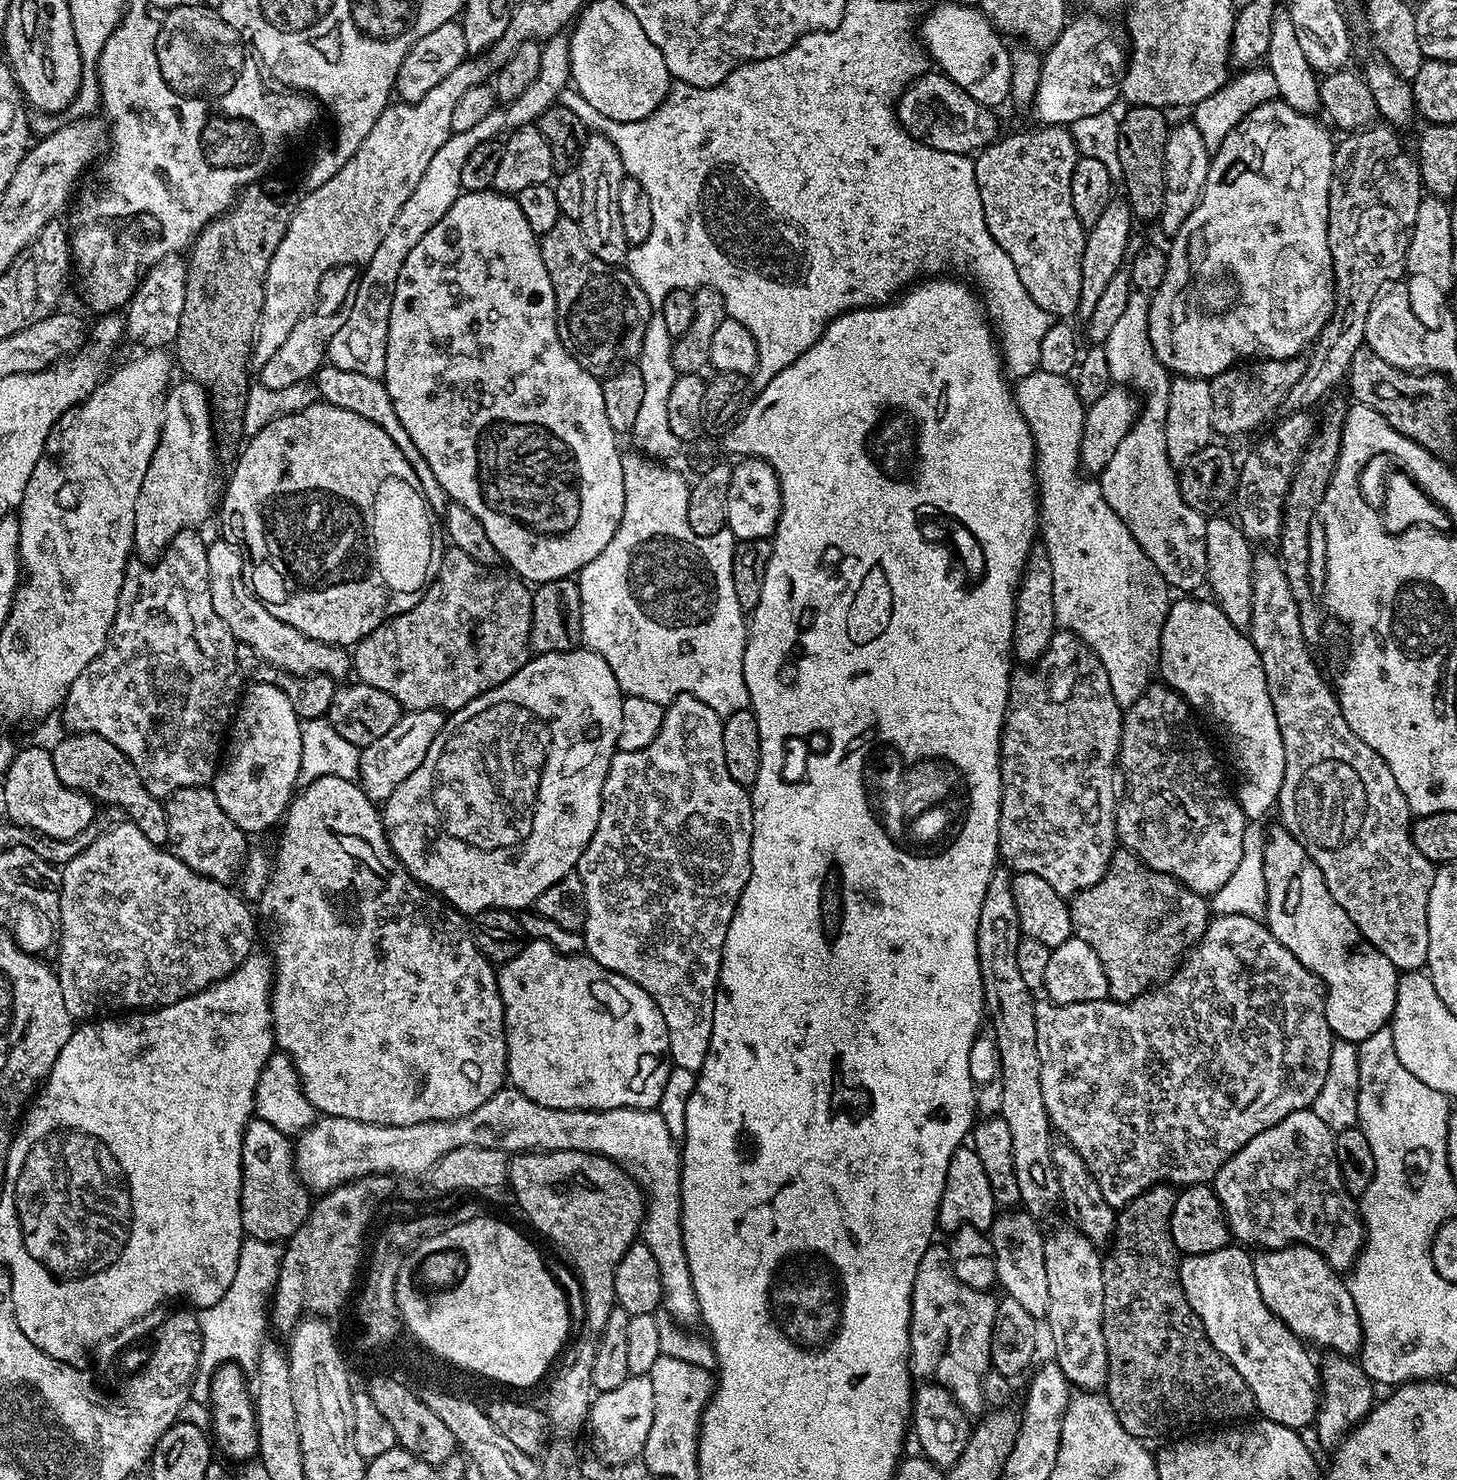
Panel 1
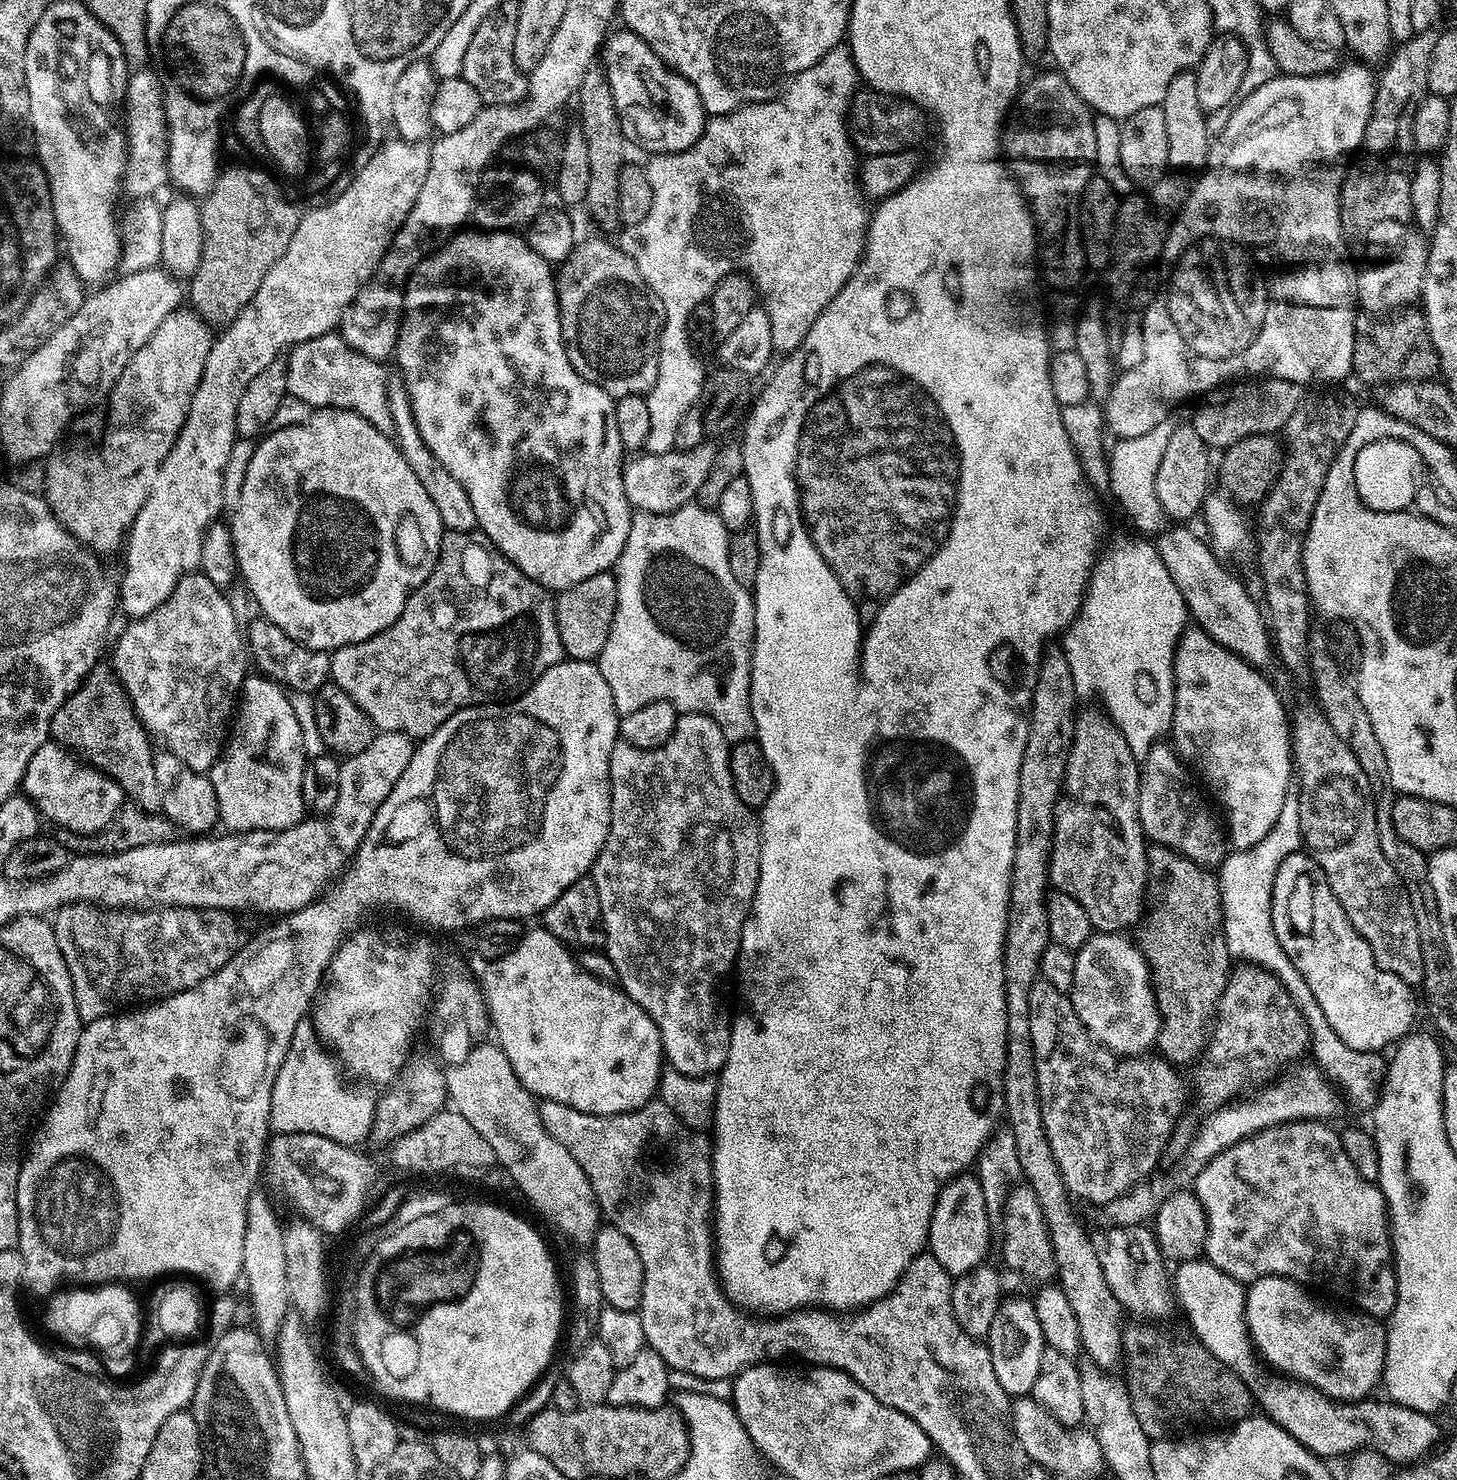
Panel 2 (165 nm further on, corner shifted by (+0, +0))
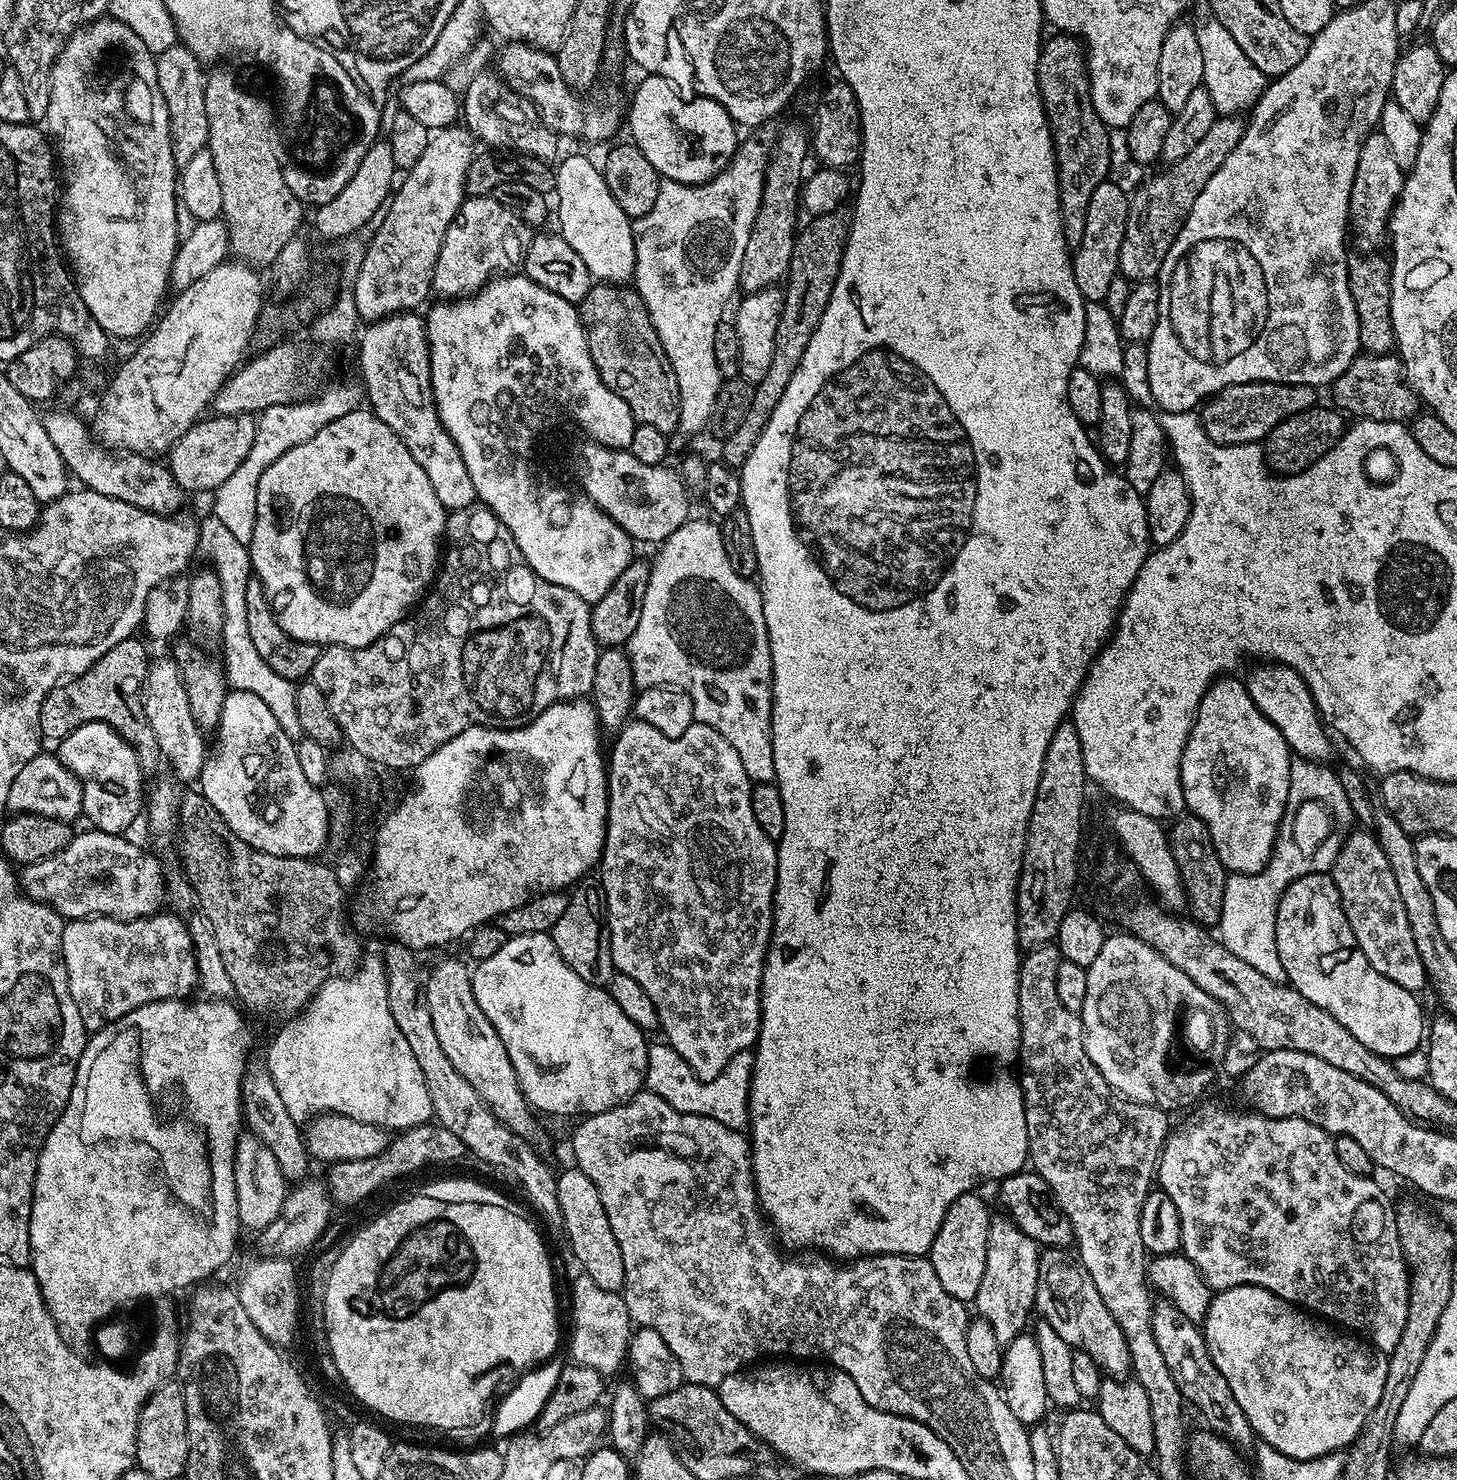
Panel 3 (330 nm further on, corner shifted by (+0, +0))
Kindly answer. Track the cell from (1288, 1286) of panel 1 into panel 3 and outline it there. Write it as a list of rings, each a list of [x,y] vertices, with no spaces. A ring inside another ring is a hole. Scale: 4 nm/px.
[[[1234,1286],[1233,1288],[1219,1289],[1212,1297],[1202,1331],[1214,1366],[1218,1366],[1222,1378],[1226,1378],[1226,1382],[1234,1394],[1234,1402],[1238,1402],[1238,1406],[1242,1406],[1242,1414],[1246,1414],[1253,1432],[1263,1443],[1289,1456],[1292,1460],[1313,1460],[1331,1452],[1347,1449],[1358,1438],[1358,1434],[1362,1430],[1366,1418],[1370,1418],[1374,1406],[1378,1406],[1378,1398],[1382,1398],[1382,1385],[1386,1383],[1386,1366],[1388,1365],[1385,1353],[1372,1347],[1359,1335],[1349,1334],[1347,1331],[1317,1318],[1313,1313],[1288,1300],[1278,1298],[1278,1294],[1274,1294],[1262,1286]]]

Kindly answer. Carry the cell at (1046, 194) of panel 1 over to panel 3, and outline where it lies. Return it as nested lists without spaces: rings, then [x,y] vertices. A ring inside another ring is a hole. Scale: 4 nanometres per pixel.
[[[1052,34],[1045,39],[1038,62],[1038,86],[1056,151],[1056,169],[1060,183],[1060,212],[1064,216],[1062,218],[1064,237],[1069,249],[1075,250],[1082,242],[1082,230],[1086,230],[1086,209],[1090,206],[1090,197],[1094,195],[1094,190],[1098,190],[1100,183],[1108,179],[1111,160],[1110,129],[1102,122],[1102,118],[1098,118],[1098,110],[1094,110],[1088,77],[1088,58],[1083,43],[1077,36]]]

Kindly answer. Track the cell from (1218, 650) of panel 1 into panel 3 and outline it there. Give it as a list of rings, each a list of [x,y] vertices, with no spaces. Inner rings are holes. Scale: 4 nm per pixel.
[[[1217,678],[1213,680],[1211,686],[1206,690],[1206,694],[1202,698],[1202,702],[1196,711],[1196,717],[1192,723],[1192,729],[1188,735],[1186,746],[1182,750],[1182,762],[1180,763],[1180,777],[1182,778],[1182,790],[1184,791],[1184,807],[1191,815],[1197,816],[1201,822],[1210,830],[1210,838],[1214,842],[1214,850],[1218,854],[1218,858],[1222,862],[1225,872],[1235,874],[1240,878],[1256,878],[1256,876],[1265,871],[1269,867],[1268,859],[1272,856],[1272,847],[1276,844],[1276,835],[1279,834],[1280,819],[1284,816],[1284,807],[1289,807],[1288,791],[1290,790],[1290,770],[1292,769],[1293,753],[1290,751],[1286,742],[1286,738],[1278,730],[1278,726],[1274,726],[1258,706],[1250,698],[1250,694],[1245,688],[1243,679],[1232,680],[1236,678]]]

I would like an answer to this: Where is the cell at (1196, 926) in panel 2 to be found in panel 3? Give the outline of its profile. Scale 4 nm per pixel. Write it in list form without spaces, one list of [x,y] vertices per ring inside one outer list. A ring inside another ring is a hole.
[[[1191,814],[1181,815],[1179,818],[1173,819],[1171,824],[1167,829],[1168,845],[1178,868],[1180,884],[1186,893],[1187,911],[1192,911],[1191,919],[1201,925],[1219,925],[1224,901],[1224,887],[1230,883],[1230,876],[1225,872],[1222,862],[1214,850],[1210,830],[1197,816]]]

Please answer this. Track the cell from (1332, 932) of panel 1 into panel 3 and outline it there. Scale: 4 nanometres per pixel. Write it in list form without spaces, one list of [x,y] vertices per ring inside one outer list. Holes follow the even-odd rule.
[[[1323,872],[1306,874],[1288,885],[1276,915],[1276,941],[1282,970],[1286,970],[1288,975],[1287,983],[1296,988],[1302,998],[1314,1002],[1314,1006],[1322,1006],[1322,1010],[1334,1014],[1334,1018],[1338,1018],[1338,1022],[1342,1022],[1342,1026],[1346,1026],[1346,1030],[1350,1030],[1366,1050],[1374,1050],[1374,1054],[1379,1056],[1399,1058],[1421,1047],[1426,1036],[1426,1019],[1416,1001],[1419,1000],[1417,993],[1402,990],[1402,986],[1390,982],[1390,978],[1378,974],[1378,970],[1370,966],[1354,938],[1354,930],[1350,930],[1350,922],[1342,910],[1340,895],[1331,875]]]

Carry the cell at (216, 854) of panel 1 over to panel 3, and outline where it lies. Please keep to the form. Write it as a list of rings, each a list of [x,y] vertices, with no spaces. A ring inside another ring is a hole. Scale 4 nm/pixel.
[[[160,656],[149,663],[146,683],[142,689],[144,713],[146,722],[150,722],[150,730],[154,730],[154,738],[158,738],[161,757],[172,767],[171,775],[181,785],[192,786],[199,781],[204,769],[206,736],[194,722],[194,714],[190,714],[190,698],[186,694],[180,665],[173,657],[172,660],[168,656]]]

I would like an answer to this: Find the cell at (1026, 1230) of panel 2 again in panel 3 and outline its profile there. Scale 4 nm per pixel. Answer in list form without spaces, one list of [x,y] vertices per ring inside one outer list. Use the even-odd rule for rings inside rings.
[[[1051,1246],[1041,1251],[1035,1311],[1040,1312],[1047,1324],[1054,1326],[1062,1342],[1075,1351],[1090,1354],[1105,1377],[1124,1378],[1131,1373],[1132,1363],[1126,1338],[1118,1322],[1114,1322],[1114,1314],[1106,1310],[1106,1302],[1102,1302],[1102,1294],[1098,1294],[1094,1278],[1090,1278],[1084,1263],[1071,1251]]]

